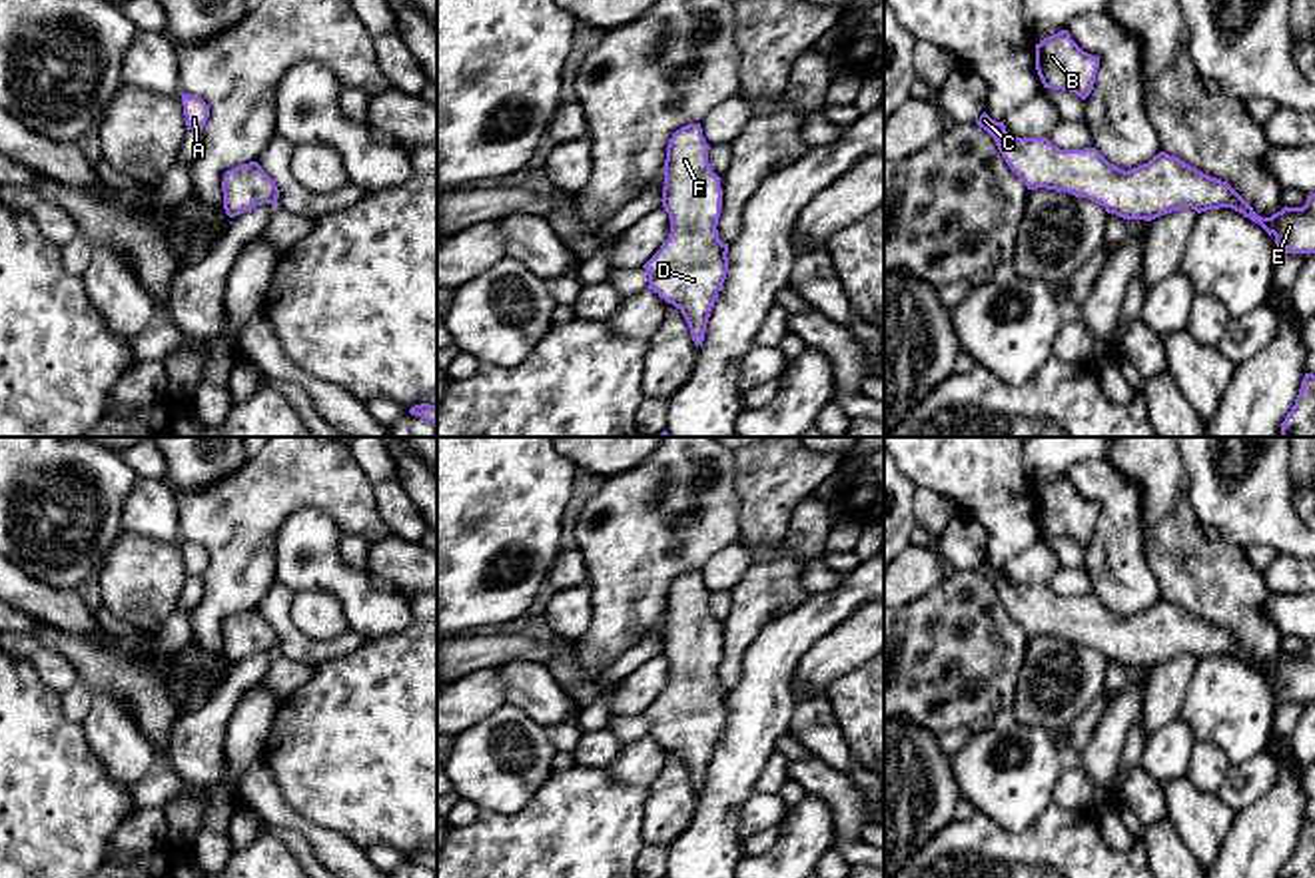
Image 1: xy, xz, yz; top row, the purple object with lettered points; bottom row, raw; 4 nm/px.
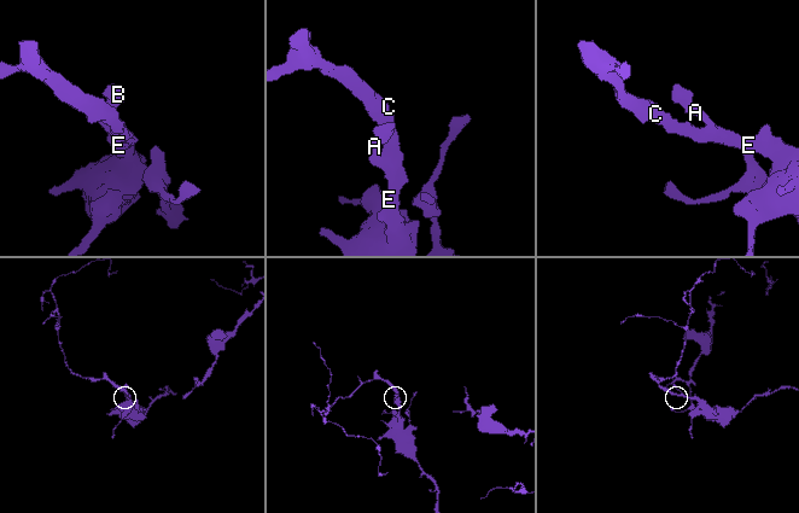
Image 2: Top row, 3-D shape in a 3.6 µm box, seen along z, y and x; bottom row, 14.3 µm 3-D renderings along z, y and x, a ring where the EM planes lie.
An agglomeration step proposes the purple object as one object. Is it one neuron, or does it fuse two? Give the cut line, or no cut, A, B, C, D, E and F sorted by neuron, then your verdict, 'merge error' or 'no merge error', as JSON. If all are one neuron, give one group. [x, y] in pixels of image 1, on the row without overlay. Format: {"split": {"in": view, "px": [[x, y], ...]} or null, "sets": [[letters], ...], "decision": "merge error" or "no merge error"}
{"split": null, "sets": [["A", "B", "C", "D", "E", "F"]], "decision": "no merge error"}

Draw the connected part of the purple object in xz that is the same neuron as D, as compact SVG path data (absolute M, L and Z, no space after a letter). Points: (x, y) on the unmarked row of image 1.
M700 571L672 581L666 593L662 655L670 664L668 686L643 712L649 736L684 762L694 792L702 792L706 770L728 718L728 690L718 684L722 655L720 625L708 611Z

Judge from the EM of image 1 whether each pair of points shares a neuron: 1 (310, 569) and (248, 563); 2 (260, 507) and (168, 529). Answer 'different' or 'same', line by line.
1: different
2: different

